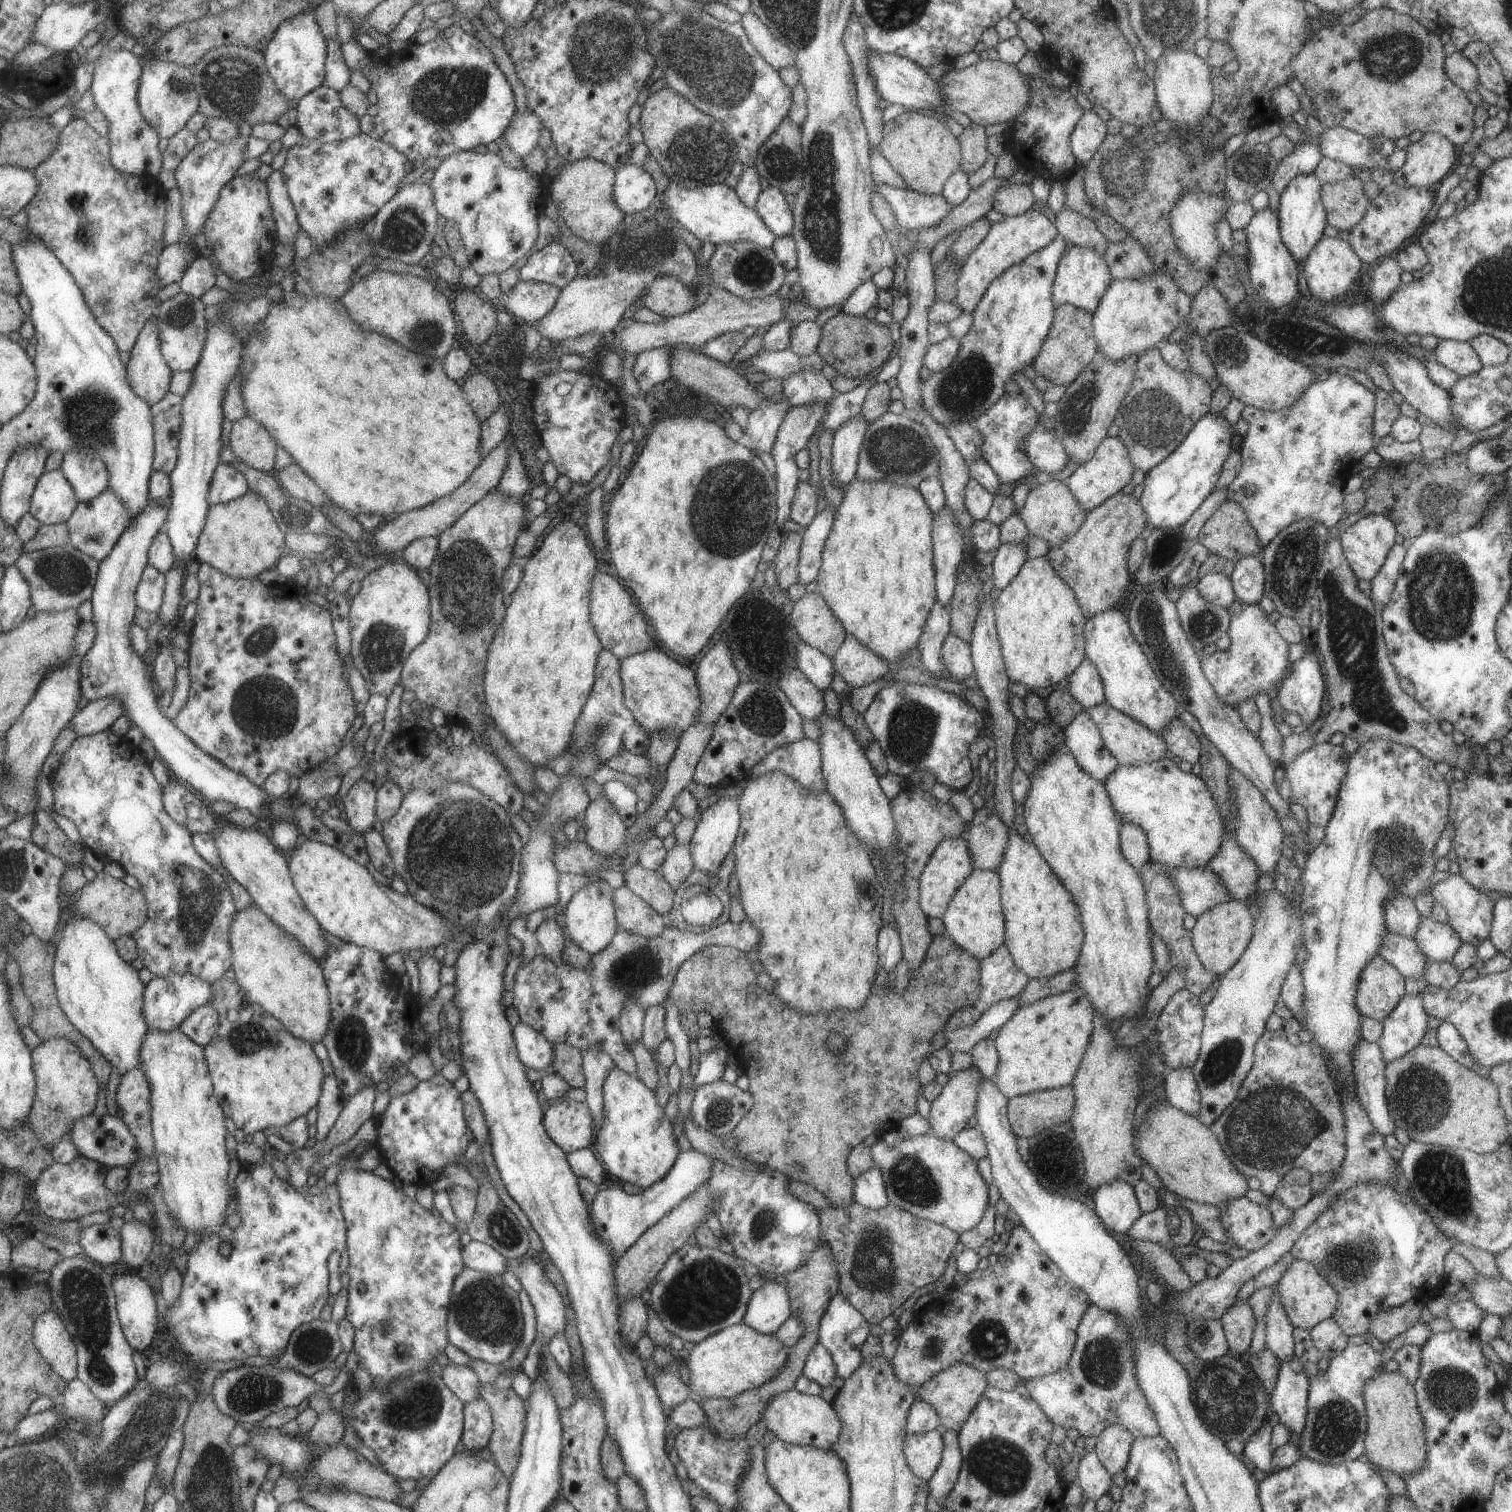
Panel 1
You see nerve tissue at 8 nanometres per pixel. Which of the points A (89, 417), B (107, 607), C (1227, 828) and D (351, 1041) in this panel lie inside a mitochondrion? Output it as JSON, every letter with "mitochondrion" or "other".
{"A":"mitochondrion","B":"other","C":"other","D":"mitochondrion"}

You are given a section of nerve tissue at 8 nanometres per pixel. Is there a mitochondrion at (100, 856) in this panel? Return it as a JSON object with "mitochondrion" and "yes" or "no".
{"mitochondrion":"no"}

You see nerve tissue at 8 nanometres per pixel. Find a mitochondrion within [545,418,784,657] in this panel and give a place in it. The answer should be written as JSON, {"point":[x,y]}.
{"point":[728,524]}

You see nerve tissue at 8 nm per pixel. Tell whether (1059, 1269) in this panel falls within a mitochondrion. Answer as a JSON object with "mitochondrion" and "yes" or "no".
{"mitochondrion":"no"}

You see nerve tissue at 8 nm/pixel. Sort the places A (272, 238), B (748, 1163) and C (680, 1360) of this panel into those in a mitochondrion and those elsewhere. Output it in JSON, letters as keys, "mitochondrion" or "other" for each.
{"A":"other","B":"other","C":"other"}

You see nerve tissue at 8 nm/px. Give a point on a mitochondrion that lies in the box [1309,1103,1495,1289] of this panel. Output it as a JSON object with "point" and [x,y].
{"point":[1441,1178]}

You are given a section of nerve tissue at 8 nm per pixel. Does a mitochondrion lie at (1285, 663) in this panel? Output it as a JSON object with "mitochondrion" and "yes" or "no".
{"mitochondrion":"no"}

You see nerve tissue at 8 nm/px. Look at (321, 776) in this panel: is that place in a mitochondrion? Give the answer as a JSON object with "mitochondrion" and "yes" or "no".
{"mitochondrion":"no"}

